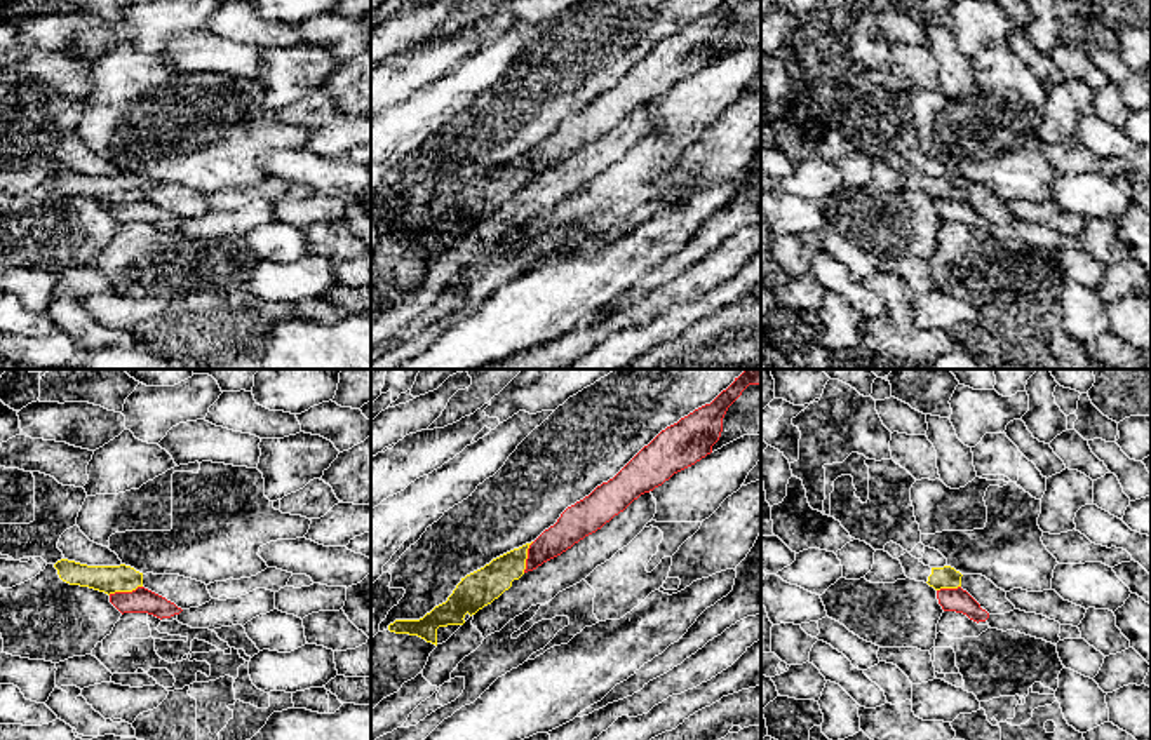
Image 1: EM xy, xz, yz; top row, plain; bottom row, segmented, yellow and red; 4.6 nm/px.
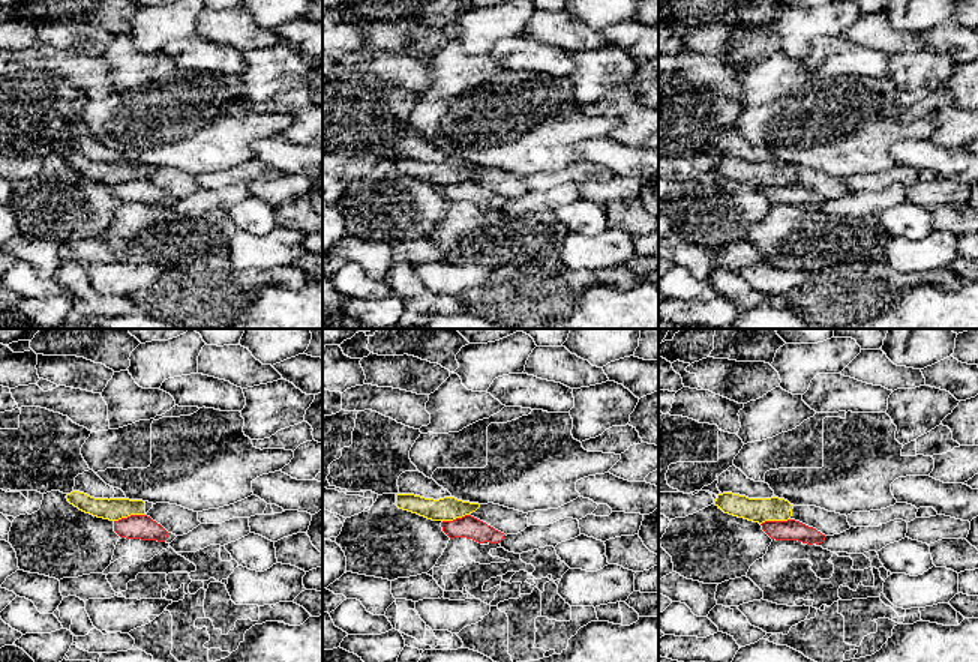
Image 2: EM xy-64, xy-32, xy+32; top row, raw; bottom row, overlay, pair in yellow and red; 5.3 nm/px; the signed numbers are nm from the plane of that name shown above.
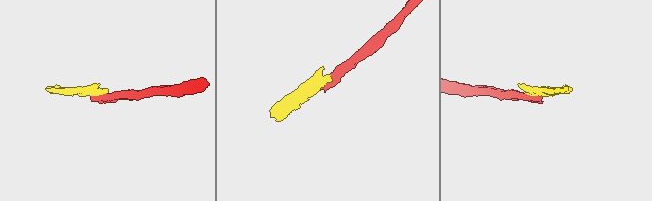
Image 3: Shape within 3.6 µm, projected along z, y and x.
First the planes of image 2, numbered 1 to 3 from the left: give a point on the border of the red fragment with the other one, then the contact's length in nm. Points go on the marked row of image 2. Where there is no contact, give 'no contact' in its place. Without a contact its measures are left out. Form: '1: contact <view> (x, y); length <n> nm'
1: contact xy-64 (129, 515); length 170 nm
2: contact xy-32 (455, 518); length 150 nm
3: contact xy+32 (774, 520); length 160 nm

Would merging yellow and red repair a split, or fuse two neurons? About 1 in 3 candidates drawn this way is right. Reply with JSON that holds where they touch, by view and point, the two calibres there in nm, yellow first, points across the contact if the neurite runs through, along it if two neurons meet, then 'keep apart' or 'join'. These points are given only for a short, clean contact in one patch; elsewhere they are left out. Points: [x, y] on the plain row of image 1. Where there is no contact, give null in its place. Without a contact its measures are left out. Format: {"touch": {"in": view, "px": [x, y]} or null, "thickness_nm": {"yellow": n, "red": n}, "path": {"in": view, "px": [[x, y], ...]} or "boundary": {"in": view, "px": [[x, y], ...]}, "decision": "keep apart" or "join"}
{"touch": {"in": "xy", "px": [124, 201]}, "thickness_nm": {"yellow": 130, "red": 120}, "boundary": {"in": "xy", "px": [[141, 195], [108, 204]]}, "decision": "keep apart"}

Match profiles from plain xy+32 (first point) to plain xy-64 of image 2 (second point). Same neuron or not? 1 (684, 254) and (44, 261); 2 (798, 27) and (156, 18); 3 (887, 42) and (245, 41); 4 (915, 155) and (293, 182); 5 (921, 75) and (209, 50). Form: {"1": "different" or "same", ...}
{"1": "same", "2": "same", "3": "same", "4": "different", "5": "different"}

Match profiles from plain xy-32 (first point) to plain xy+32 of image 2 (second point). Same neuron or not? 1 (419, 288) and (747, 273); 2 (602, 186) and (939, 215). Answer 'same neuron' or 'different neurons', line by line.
1: different neurons
2: different neurons

